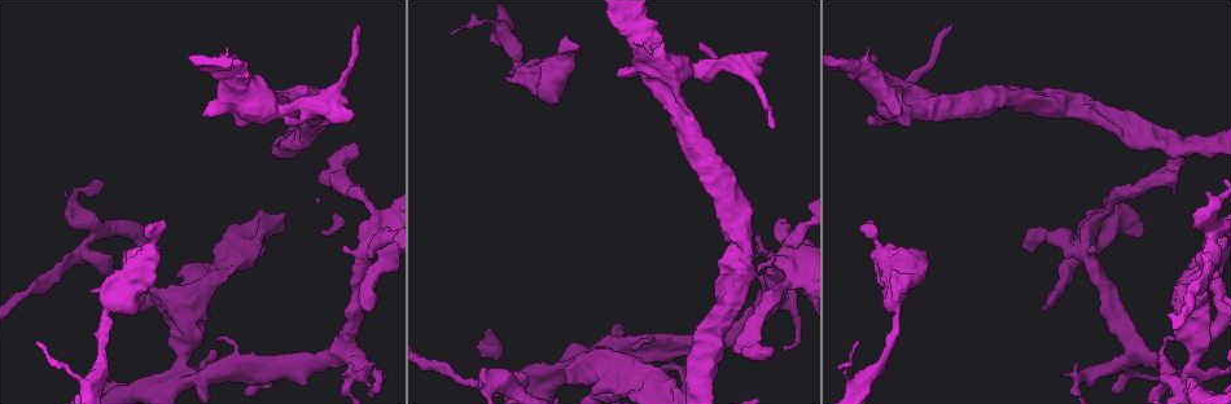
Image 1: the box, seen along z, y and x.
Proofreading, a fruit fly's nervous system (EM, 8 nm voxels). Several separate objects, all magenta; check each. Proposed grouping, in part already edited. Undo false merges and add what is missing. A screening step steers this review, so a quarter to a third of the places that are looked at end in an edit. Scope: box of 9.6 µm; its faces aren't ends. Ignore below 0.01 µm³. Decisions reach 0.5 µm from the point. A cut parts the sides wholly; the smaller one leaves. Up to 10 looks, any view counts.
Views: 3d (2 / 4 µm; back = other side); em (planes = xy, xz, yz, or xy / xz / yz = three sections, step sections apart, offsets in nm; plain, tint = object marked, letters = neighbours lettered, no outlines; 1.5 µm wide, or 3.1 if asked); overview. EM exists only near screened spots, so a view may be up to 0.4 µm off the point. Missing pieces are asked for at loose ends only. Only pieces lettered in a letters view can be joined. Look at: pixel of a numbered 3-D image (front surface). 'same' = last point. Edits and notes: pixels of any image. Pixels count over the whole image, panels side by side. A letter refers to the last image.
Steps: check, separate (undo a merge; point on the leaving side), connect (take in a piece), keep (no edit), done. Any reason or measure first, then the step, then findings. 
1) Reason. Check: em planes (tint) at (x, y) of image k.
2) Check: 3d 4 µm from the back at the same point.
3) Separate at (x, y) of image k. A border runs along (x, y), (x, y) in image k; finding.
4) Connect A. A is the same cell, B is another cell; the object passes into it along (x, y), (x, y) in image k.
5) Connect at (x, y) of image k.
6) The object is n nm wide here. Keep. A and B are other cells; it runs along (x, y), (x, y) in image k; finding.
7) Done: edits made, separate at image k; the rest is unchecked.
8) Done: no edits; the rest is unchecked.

Calibre changes. Check: 3d 2 µm from the back at (907, 79) of image 1.

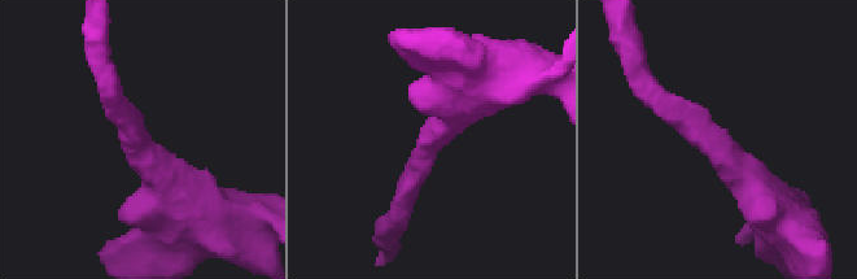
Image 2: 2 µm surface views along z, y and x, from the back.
The arms are 180, 380 nm wide. Check: em planes (letters) at (432, 135) of image 2.

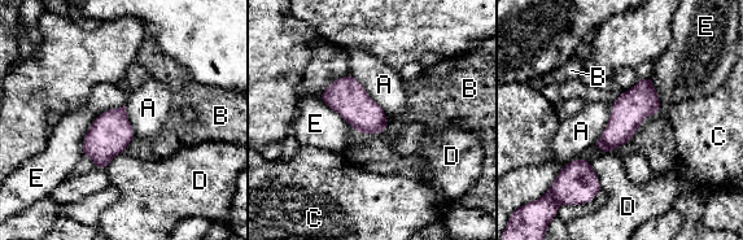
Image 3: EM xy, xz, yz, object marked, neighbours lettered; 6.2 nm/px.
Keep. A, B, C, D and E are other cells; a border runs along (350, 73), (387, 114) in image 3; one neuron here.

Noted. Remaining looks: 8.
Free end. Check: em planes (letters) at (293, 150) of image 1.

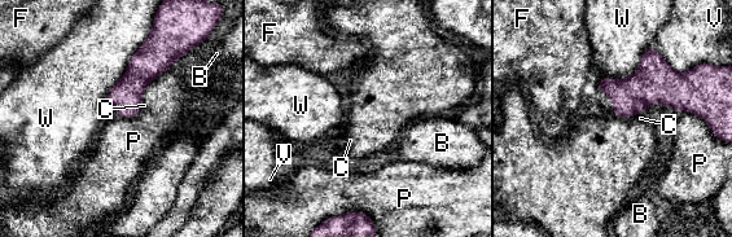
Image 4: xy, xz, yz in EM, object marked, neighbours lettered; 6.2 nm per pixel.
Keep. B, C, F, P, V and W are other cells; a border runs along (175, 62), (145, 88) in image 4; no lettered piece goes on from it.

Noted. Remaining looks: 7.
Free end. Check: em planes (letters) at (162, 221) of image 1.

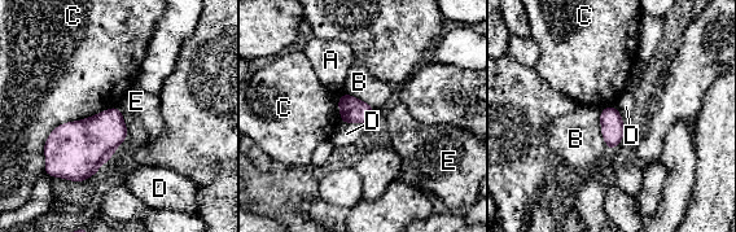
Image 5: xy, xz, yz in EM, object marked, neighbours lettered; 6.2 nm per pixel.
The object is 140 nm wide here. Keep. A, B, C, D and E are other cells; a border runs along (341, 122), (360, 122), (364, 125) in image 5; no lettered piece goes on from it.

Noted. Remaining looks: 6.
Calibre changes. Check: em planes (plain) at (108, 306) of image 1.

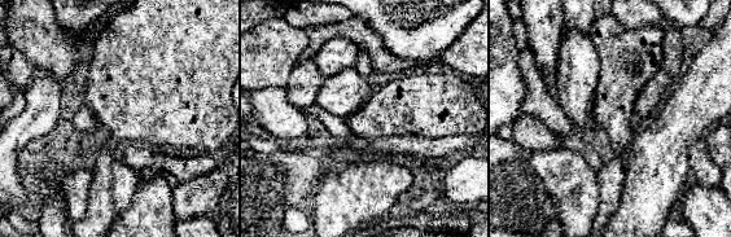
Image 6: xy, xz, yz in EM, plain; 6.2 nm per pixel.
With the object marked. Check: em planes (tint) at the same point.

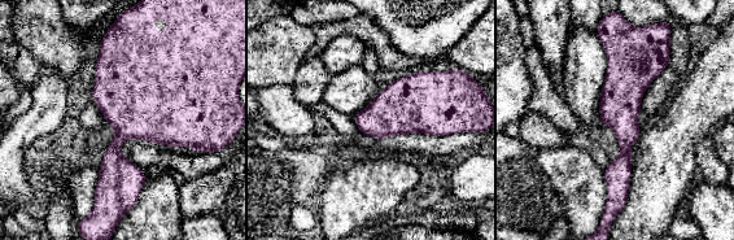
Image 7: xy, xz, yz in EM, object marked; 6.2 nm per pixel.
See the neighbours. Check: em planes (letters) at the same point.

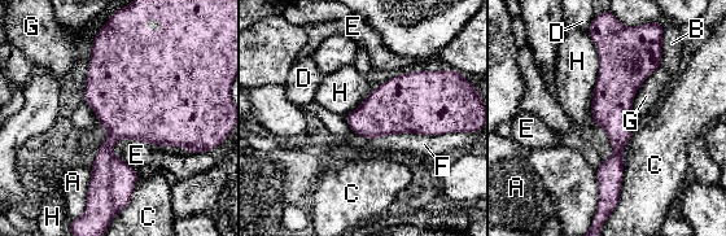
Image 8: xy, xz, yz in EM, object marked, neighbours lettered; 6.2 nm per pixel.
Keep. A, B, C, D, E, F, G and H are other cells; it runs along (606, 42), (616, 56), (615, 197) in image 8; continuous, no second neuron.

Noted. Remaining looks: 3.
Done: no edits; the rest is unchecked.

